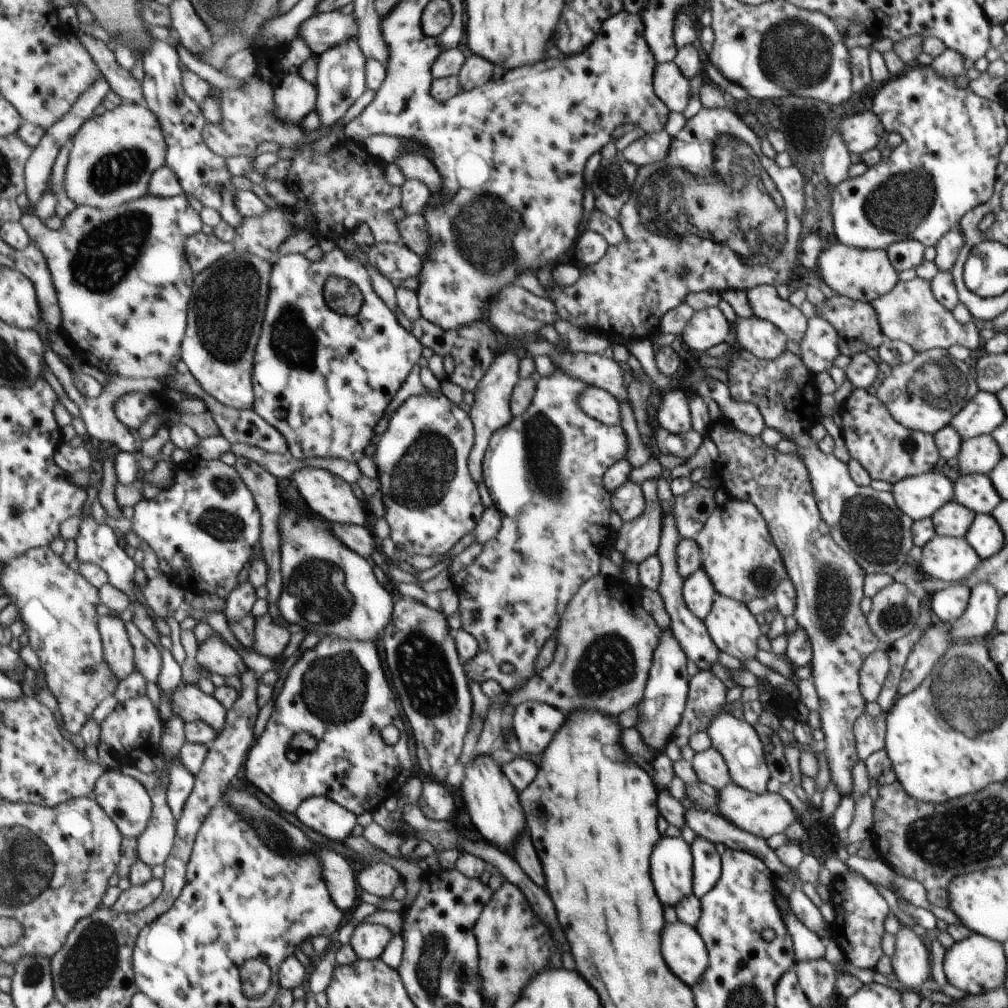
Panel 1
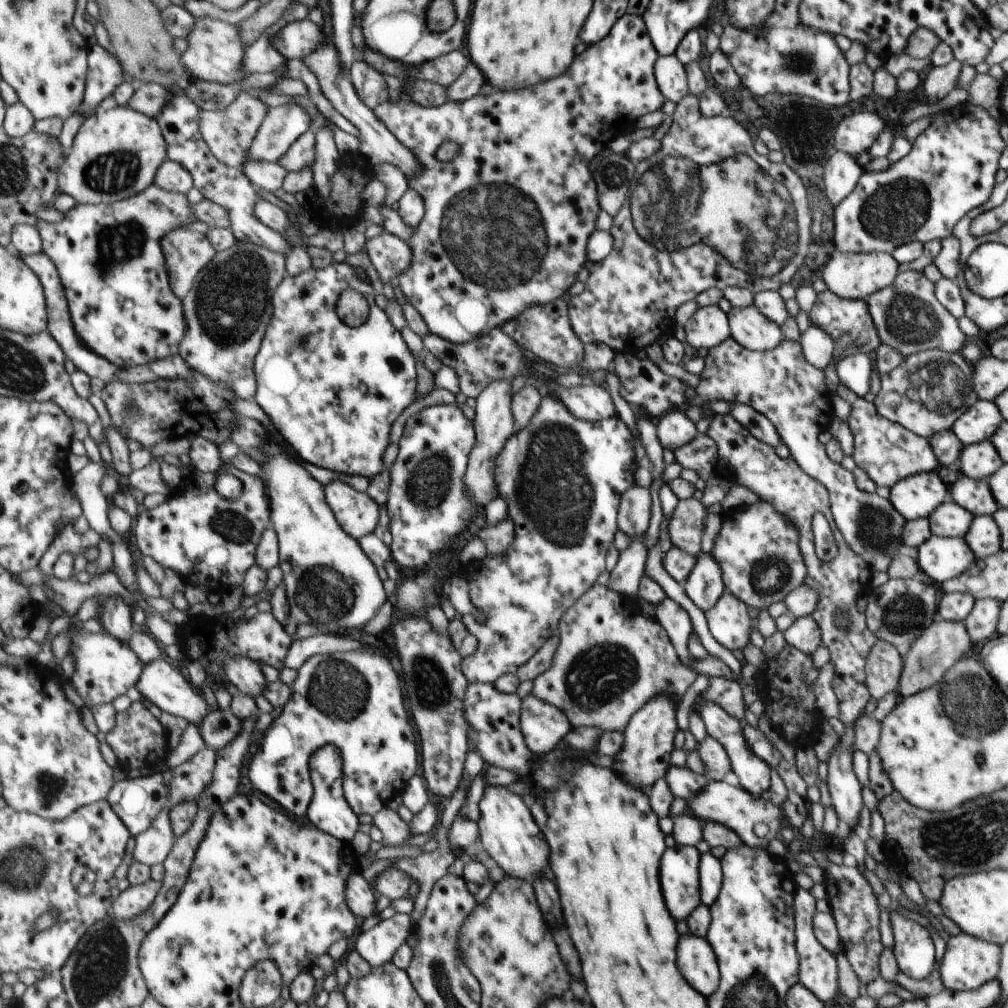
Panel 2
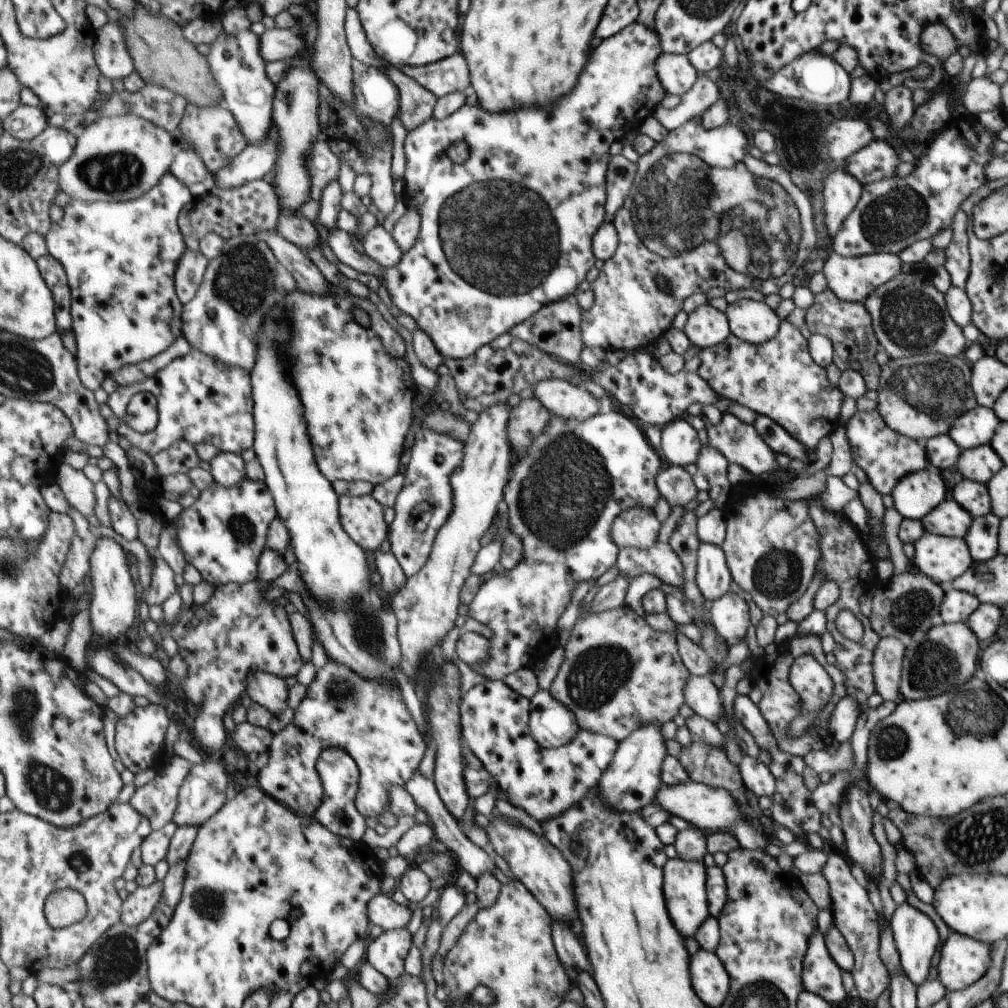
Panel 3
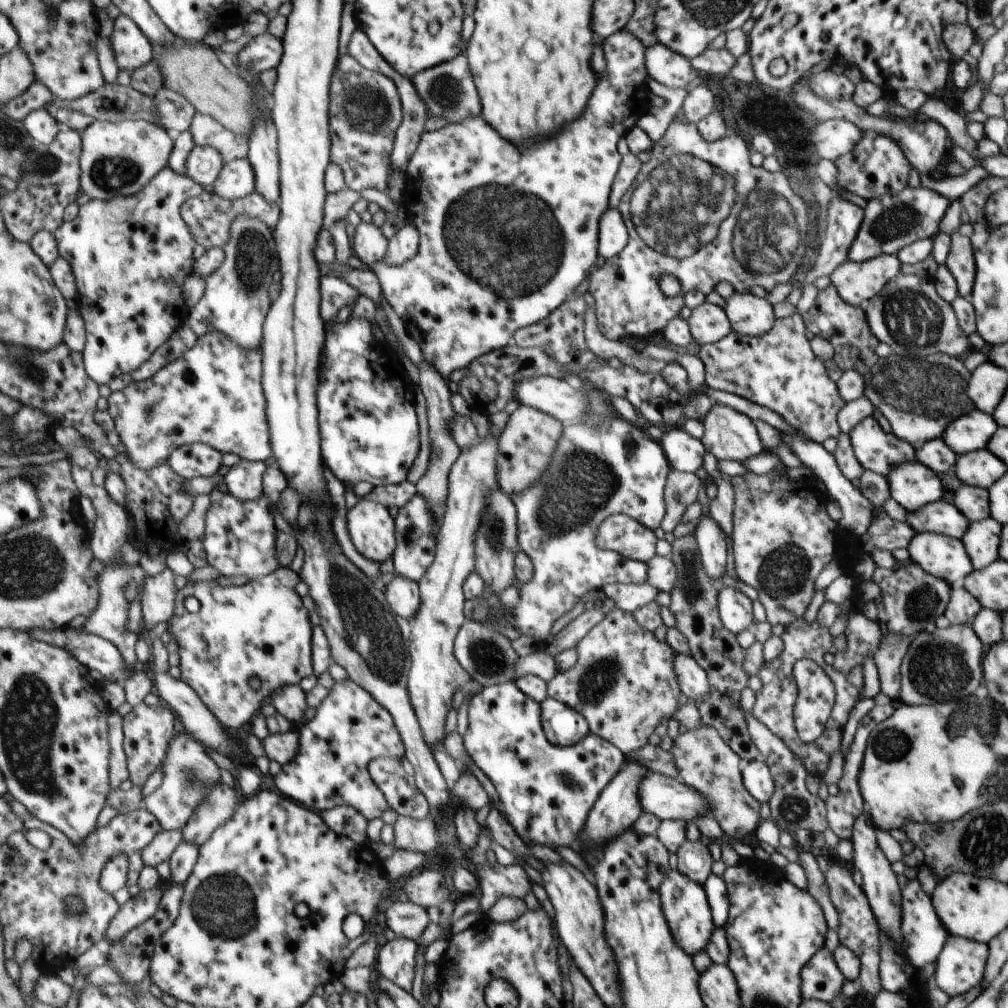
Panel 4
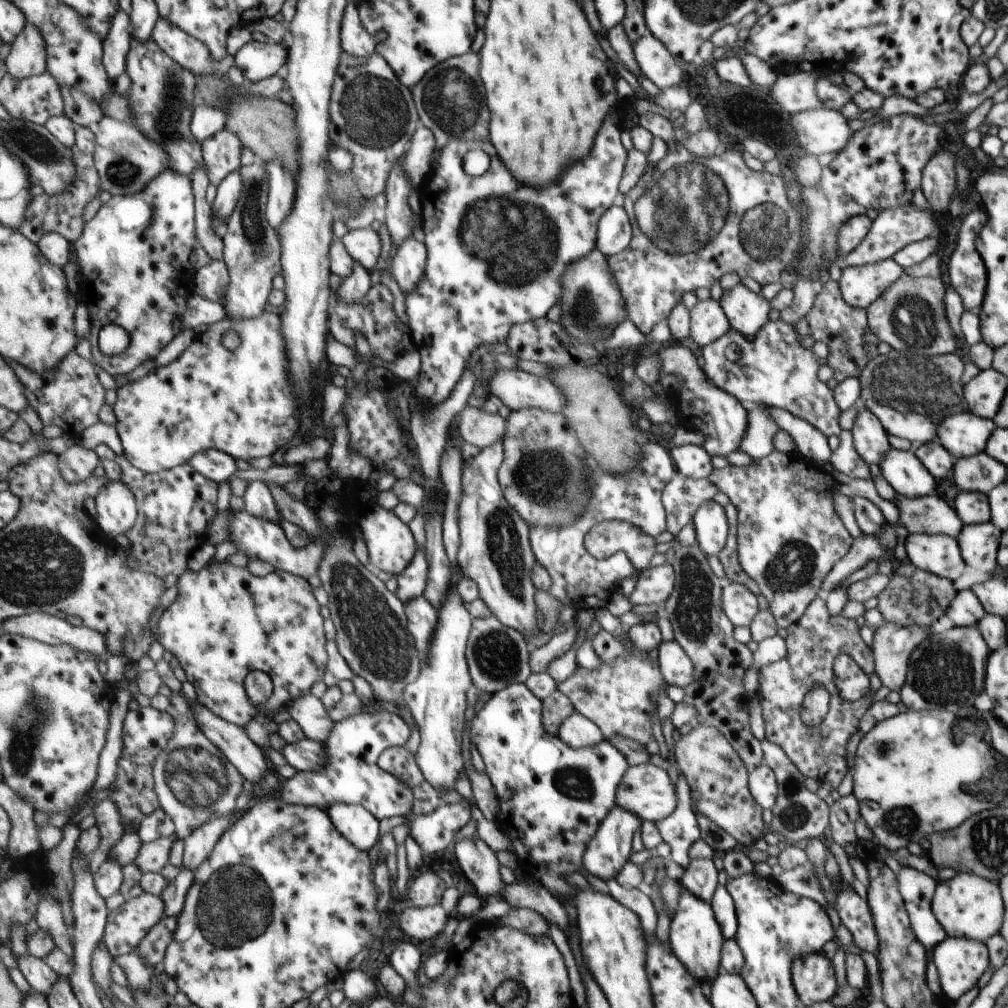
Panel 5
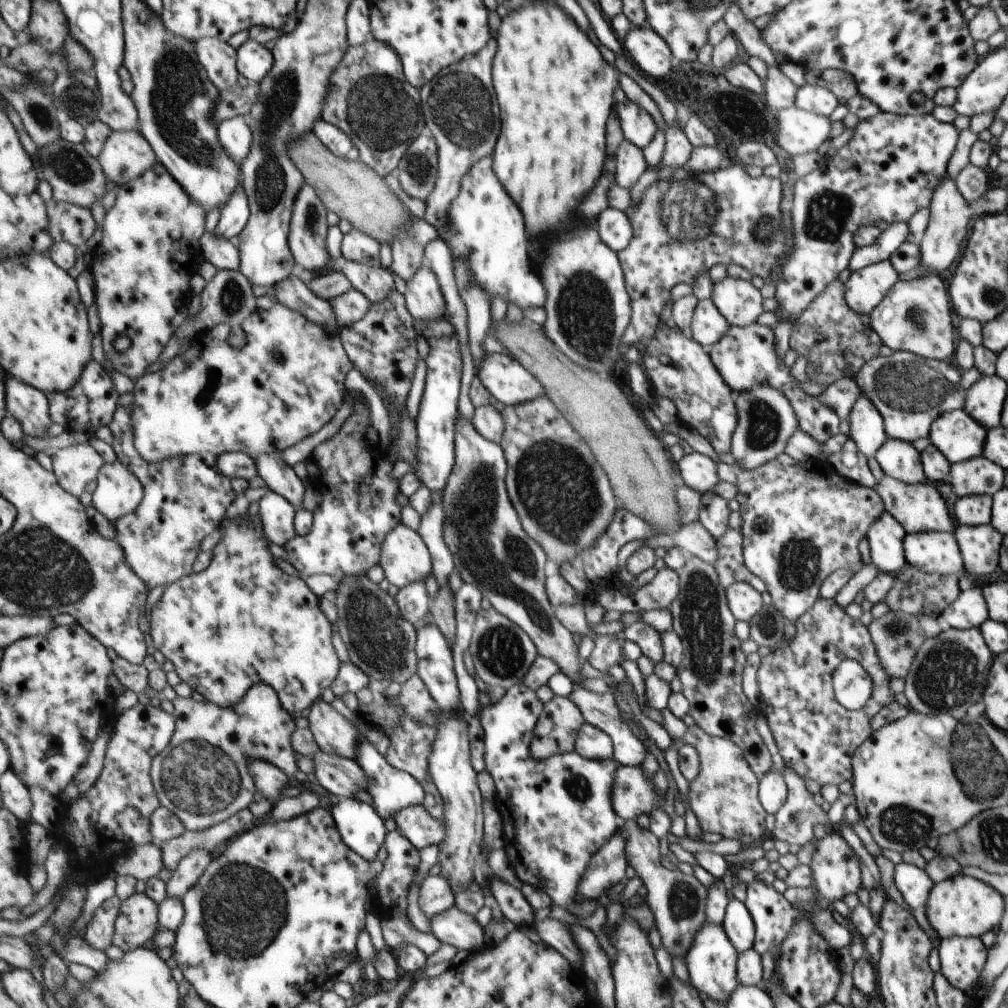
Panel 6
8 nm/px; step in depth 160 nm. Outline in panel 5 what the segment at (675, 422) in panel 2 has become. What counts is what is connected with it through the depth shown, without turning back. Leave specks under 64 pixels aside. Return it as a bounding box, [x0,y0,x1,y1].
[671,445,711,479]

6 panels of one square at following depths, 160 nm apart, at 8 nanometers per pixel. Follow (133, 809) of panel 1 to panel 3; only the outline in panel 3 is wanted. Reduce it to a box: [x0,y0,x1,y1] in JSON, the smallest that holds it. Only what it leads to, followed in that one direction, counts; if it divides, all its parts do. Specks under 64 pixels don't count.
[130,755,194,831]

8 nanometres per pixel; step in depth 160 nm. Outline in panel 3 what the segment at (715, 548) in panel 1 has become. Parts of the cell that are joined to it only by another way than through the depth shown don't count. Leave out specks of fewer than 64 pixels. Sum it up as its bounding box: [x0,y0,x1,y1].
[720,490,820,618]

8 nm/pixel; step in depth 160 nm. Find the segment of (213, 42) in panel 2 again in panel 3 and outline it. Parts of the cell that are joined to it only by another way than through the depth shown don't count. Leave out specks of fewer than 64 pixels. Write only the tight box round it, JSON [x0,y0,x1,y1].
[207,29,278,144]

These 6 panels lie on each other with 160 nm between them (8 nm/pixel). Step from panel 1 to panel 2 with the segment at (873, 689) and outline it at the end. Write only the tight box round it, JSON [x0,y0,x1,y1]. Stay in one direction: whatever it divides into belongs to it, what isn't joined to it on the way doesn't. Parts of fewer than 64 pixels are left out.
[865,640,902,699]

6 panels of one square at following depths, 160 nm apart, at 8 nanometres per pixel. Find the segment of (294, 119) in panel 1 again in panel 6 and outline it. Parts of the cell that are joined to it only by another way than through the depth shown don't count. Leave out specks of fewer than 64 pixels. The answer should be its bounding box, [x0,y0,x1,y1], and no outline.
[214,180,250,240]

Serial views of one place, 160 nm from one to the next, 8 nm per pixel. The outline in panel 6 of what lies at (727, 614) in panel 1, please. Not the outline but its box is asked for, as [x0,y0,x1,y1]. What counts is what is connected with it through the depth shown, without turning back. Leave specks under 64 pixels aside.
[727,582,761,621]

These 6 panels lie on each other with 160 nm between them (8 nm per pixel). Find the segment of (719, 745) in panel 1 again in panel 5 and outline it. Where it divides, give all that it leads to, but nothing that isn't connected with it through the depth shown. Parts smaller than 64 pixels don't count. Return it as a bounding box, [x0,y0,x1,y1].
[658,639,777,810]

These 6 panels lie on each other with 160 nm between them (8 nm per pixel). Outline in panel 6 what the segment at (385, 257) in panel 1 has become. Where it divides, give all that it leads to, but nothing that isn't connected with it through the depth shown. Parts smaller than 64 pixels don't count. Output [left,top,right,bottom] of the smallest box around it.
[341,228,381,266]

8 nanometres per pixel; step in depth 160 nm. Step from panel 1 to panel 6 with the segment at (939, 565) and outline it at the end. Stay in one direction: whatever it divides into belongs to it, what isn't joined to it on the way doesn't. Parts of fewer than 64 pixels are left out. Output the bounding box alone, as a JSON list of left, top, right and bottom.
[902,531,965,578]

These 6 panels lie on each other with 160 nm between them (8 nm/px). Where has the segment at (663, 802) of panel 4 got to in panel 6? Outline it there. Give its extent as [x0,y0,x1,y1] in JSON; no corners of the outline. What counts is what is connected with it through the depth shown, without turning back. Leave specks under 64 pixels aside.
[610,764,663,821]

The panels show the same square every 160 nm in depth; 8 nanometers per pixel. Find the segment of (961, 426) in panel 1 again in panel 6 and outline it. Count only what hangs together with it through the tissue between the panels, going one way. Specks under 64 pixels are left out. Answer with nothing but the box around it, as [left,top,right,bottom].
[928,409,986,464]

